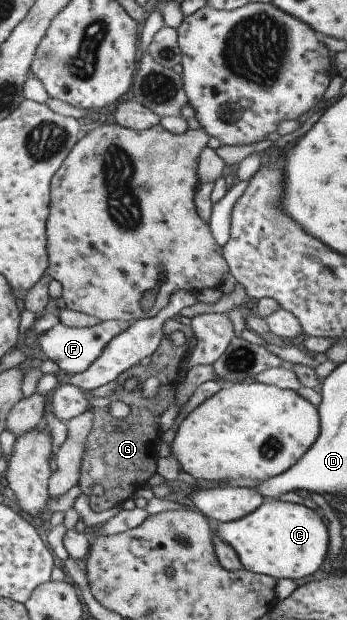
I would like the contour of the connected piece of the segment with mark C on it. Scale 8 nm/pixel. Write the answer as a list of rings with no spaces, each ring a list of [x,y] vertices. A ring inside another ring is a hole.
[[[268,498],[259,510],[241,520],[212,524],[217,536],[226,545],[230,544],[234,548],[243,566],[252,573],[269,575],[276,579],[302,580],[316,574],[328,557],[328,524],[304,504]]]

